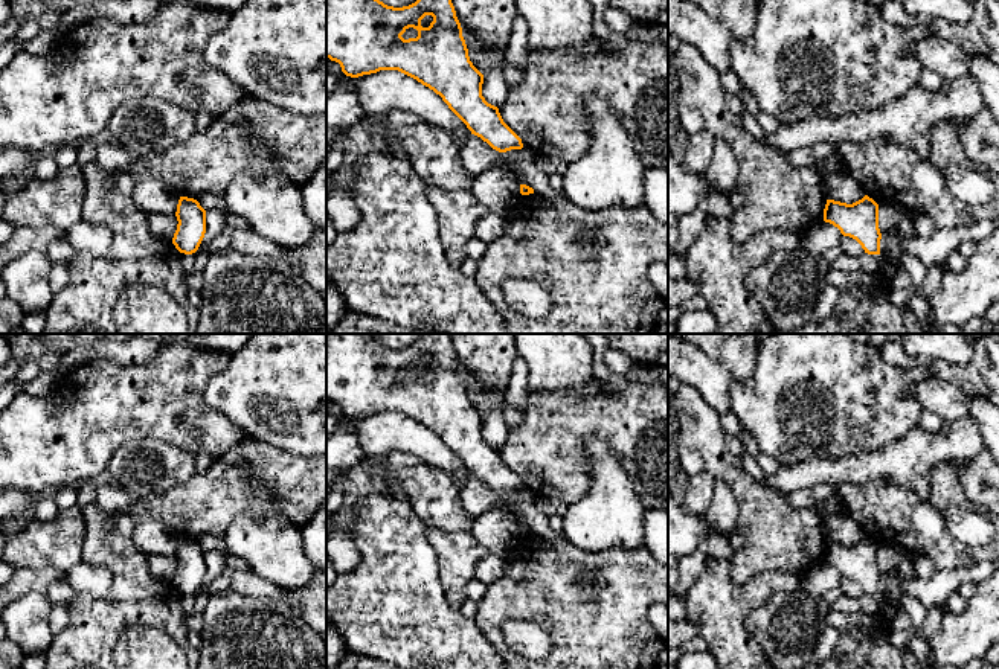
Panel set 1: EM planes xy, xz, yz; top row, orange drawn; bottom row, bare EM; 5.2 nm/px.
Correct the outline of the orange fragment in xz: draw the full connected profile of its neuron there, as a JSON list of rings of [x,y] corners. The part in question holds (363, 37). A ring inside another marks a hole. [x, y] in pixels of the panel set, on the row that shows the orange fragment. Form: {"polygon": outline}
{"polygon": [[[326,0],[326,58],[340,64],[346,76],[358,78],[380,70],[398,70],[442,98],[448,108],[493,149],[522,149],[522,139],[503,122],[499,108],[482,96],[483,75],[473,66],[462,37],[462,27],[451,0],[416,0],[403,8],[380,0]]]}

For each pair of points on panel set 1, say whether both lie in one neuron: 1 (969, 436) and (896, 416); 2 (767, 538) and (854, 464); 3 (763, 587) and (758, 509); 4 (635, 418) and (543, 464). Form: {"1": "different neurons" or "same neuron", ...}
{"1": "different neurons", "2": "different neurons", "3": "different neurons", "4": "same neuron"}

